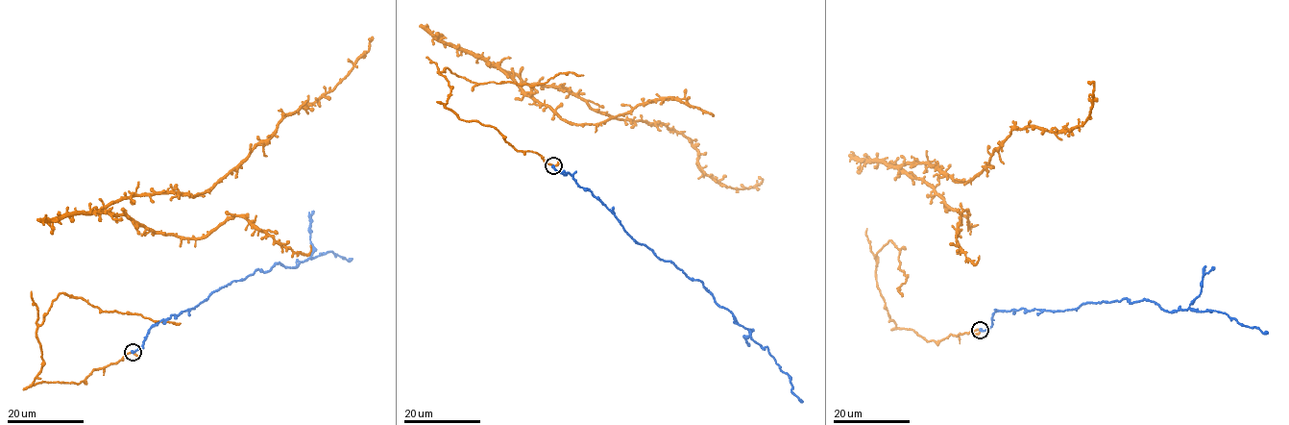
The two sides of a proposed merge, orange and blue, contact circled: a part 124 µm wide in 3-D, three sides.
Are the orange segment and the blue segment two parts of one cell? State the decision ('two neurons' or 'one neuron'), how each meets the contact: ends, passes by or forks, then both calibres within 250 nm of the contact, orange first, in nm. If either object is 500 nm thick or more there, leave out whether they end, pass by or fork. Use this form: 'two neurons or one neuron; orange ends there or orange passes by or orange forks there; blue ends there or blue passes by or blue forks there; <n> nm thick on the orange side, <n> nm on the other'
one neuron; orange passes by; blue ends there; 150 nm thick on the orange side, 360 nm on the other

